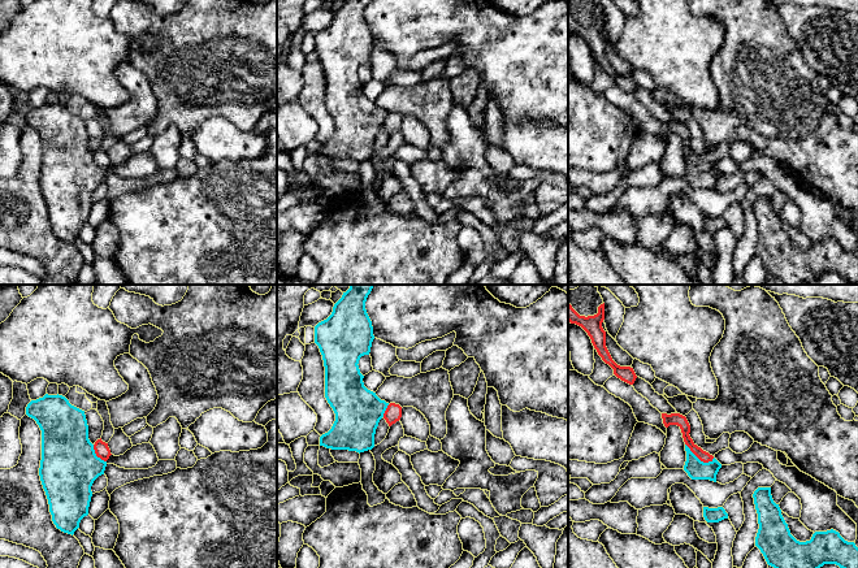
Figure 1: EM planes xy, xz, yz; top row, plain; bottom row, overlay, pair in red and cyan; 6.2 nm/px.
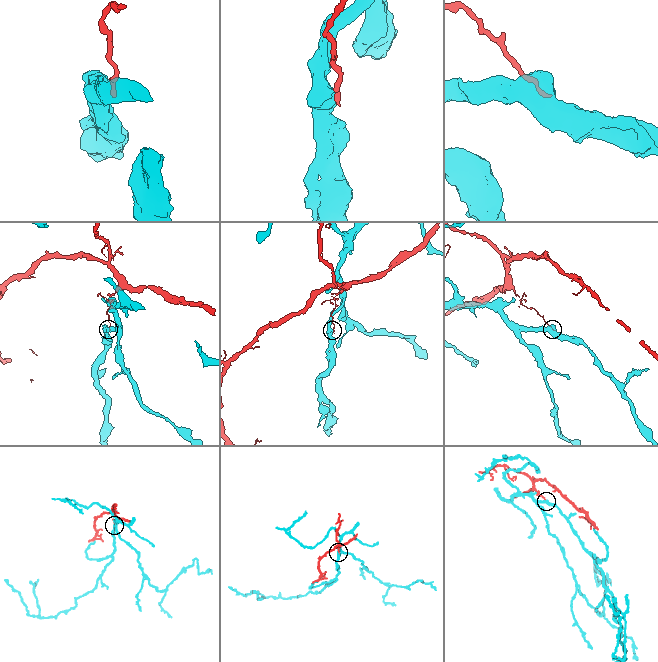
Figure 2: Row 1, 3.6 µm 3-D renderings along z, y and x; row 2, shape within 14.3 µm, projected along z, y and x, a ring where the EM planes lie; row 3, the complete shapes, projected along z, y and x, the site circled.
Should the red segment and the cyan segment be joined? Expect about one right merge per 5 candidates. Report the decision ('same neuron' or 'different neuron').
different neuron

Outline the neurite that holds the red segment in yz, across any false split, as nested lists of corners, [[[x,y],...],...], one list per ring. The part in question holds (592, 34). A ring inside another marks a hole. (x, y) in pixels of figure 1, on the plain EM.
[[[568,10],[568,30],[571,32],[576,32],[581,35],[592,48],[594,57],[602,69],[608,73],[614,78],[614,83],[621,90],[633,94],[637,84],[630,75],[620,75],[618,74],[607,56],[606,56],[606,40],[602,36],[602,31],[604,29],[604,12],[598,16],[598,22],[594,25],[580,25]]]

